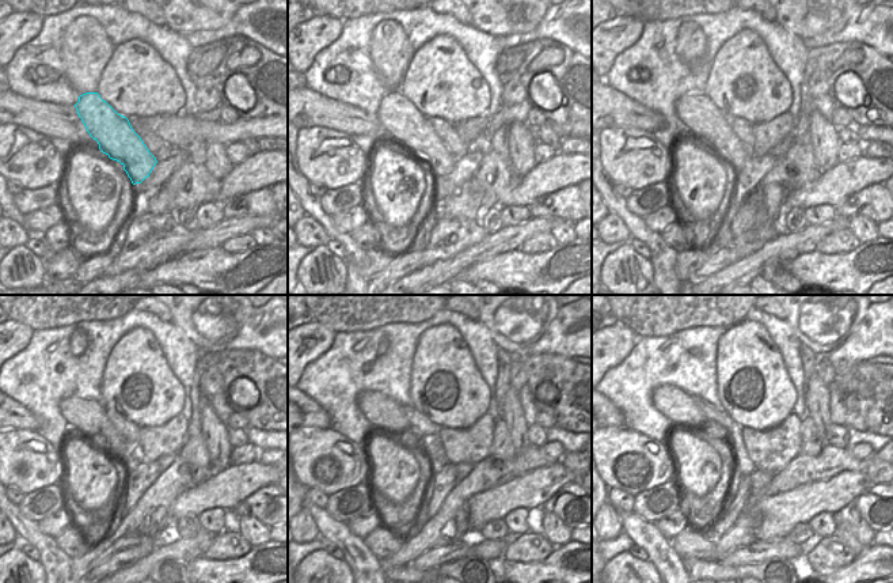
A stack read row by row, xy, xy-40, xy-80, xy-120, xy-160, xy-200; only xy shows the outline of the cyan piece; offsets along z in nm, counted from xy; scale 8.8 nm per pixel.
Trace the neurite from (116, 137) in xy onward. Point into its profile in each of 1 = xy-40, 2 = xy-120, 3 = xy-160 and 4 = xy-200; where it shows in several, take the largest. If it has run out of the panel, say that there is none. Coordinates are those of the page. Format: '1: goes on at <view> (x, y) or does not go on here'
1: goes on at xy-40 (396, 114)
2: goes on at xy-120 (88, 419)
3: goes on at xy-160 (386, 415)
4: goes on at xy-200 (671, 401)

